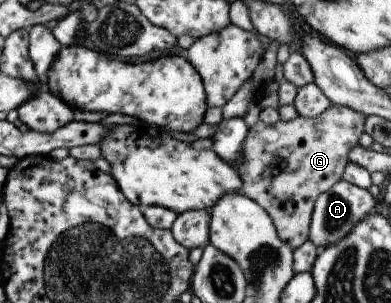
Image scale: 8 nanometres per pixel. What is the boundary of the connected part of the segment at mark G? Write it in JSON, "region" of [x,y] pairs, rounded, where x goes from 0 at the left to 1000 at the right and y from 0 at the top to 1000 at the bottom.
{"region":[[[844,343],[808,389],[747,376],[731,399],[714,393],[691,413],[662,393],[632,422],[598,558],[619,594],[614,637],[657,670],[688,710],[711,782],[749,825],[790,782],[790,729],[813,644],[872,591],[880,548],[890,535],[890,495],[916,479],[916,449],[928,436],[928,393],[923,373]]]}

